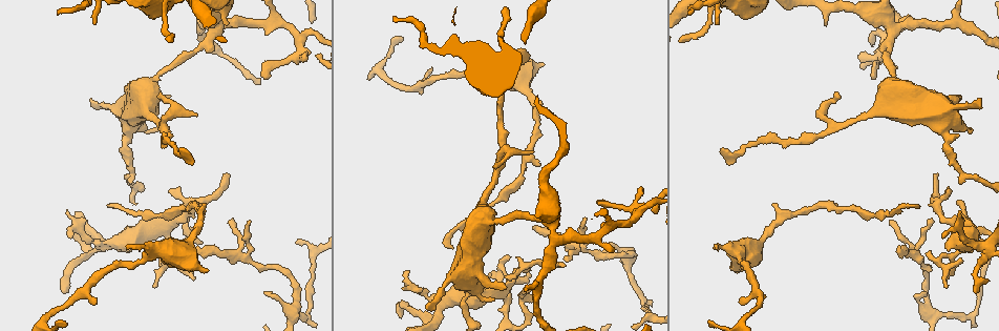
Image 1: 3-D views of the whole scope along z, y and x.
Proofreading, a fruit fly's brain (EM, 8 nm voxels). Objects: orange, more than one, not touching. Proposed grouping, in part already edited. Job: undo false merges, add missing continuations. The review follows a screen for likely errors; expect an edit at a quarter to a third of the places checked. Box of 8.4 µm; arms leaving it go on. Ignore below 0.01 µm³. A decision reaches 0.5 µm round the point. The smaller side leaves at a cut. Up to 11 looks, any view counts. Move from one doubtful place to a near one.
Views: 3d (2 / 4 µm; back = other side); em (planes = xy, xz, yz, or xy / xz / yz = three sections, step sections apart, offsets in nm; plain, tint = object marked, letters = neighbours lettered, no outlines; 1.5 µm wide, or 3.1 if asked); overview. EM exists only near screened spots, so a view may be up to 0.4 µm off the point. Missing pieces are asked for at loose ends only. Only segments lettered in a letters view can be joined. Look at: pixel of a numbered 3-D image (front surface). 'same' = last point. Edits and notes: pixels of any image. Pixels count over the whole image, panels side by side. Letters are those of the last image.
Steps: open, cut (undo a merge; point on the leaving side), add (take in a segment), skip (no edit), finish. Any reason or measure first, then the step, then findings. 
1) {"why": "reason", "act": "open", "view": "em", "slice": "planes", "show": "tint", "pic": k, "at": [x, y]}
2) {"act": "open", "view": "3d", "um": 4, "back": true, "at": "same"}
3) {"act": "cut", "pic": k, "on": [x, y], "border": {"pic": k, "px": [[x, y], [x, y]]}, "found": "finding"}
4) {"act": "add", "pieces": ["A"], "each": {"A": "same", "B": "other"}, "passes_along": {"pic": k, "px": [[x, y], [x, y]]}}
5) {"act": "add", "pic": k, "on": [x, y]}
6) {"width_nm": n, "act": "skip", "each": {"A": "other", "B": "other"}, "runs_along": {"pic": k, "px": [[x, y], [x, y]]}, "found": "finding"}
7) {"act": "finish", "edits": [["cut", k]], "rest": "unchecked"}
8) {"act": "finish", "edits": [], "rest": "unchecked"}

{"act": "open", "view": "3d", "um": 4, "pic": 1, "at": [717, 24]}

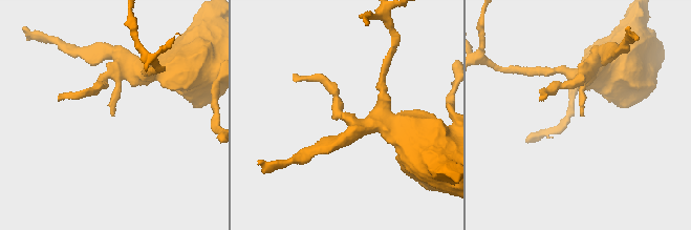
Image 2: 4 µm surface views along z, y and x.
{"why": "now the EM", "act": "open", "view": "em", "um": 3.1, "slice": "xy", "step": 8, "show": "letters", "pic": 2, "at": [113, 114]}

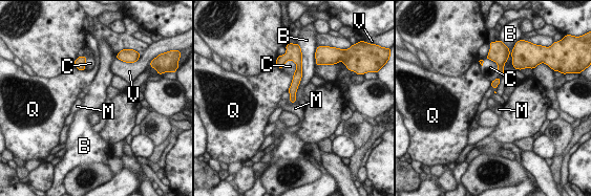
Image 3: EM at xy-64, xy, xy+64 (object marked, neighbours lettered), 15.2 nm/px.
{"why": "another direction", "act": "open", "view": "em", "um": 3.1, "slice": "planes", "show": "letters", "at": "same"}

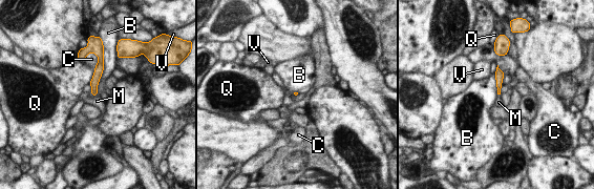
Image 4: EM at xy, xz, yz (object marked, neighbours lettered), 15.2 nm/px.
{"longest_contact_nm": ["B", 550], "act": "add", "pieces": ["M"], "each": {"B": "other", "C": "other", "M": "same", "Q": "other", "V": "other"}, "found": "it goes on there"}

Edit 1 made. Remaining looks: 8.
{"why": "free end", "act": "open", "view": "em", "slice": "yz", "step": 8, "show": "tint", "pic": 1, "at": [229, 23]}

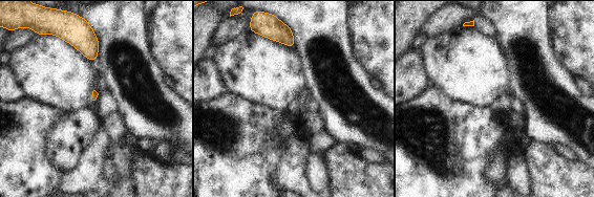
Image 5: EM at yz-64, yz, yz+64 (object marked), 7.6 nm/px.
{"act": "open", "view": "em", "slice": "planes", "show": "letters", "at": "same"}

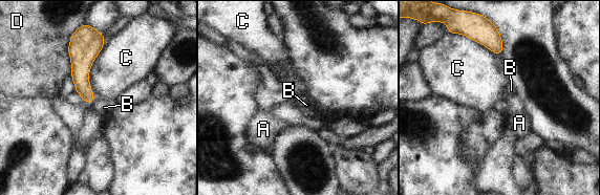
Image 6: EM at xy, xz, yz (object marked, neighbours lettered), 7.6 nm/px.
{"act": "skip", "each": {"A": "other", "B": "other", "C": "other", "D": "other"}, "border": {"pic": 6, "px": [[105, 41], [88, 74], [90, 103]]}, "found": "none of them fits"}

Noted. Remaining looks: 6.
{"why": "arms part here", "act": "open", "view": "em", "slice": "xz", "step": 4, "show": "letters", "pic": 1, "at": [523, 267]}

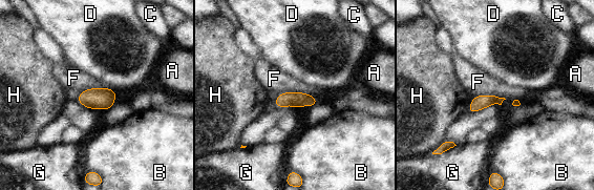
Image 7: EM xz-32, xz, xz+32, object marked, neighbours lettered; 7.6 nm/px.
{"act": "skip", "each": {"A": "other", "B": "other", "C": "other", "D": "other", "F": "other", "G": "other", "H": "other"}, "border": {"pic": 7, "px": [[82, 90], [108, 87], [115, 92]]}, "found": "one cell here"}

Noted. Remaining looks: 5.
{"why": "free end", "act": "open", "view": "3d", "um": 2, "pic": 1, "at": [403, 288]}

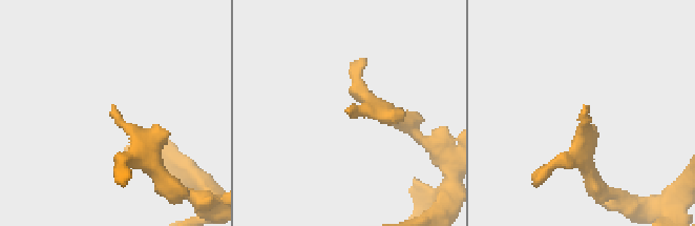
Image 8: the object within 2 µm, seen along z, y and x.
{"act": "open", "view": "em", "slice": "planes", "show": "letters", "pic": 8, "at": [113, 106]}

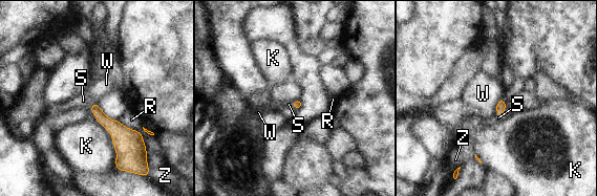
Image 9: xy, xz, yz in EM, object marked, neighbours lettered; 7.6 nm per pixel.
{"act": "add", "pieces": ["S"], "each": {"K": "other", "R": "other", "S": "same", "W": "other", "Z": "other"}, "passes_along": {"pic": 9, "px": [[115, 128], [90, 110], [83, 101]]}, "found": "it goes on there"}

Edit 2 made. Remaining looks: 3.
{"act": "finish", "edits": [["add", 4], ["add", 9]], "rest": "unchecked"}

